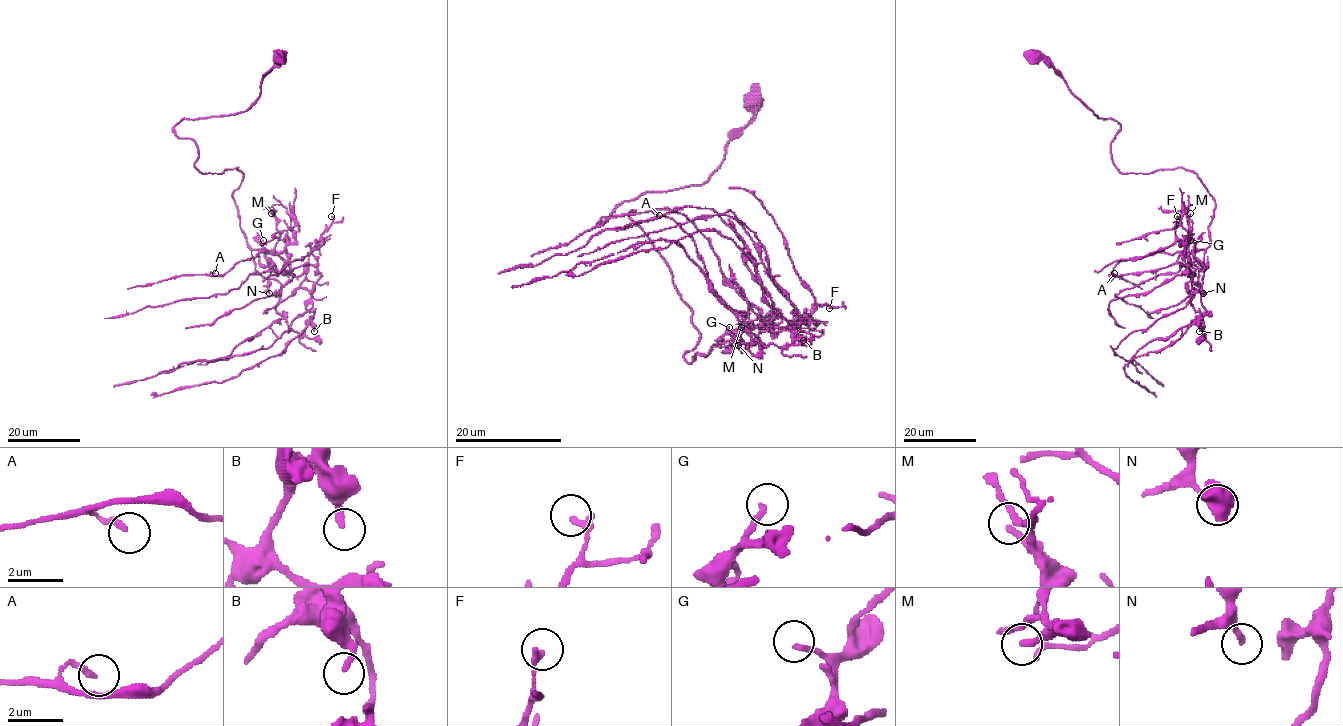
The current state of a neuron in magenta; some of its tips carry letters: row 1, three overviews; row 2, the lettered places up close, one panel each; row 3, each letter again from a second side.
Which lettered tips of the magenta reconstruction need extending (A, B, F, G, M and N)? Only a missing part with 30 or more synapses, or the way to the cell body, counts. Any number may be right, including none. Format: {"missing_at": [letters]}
{"missing_at": ["G"]}

